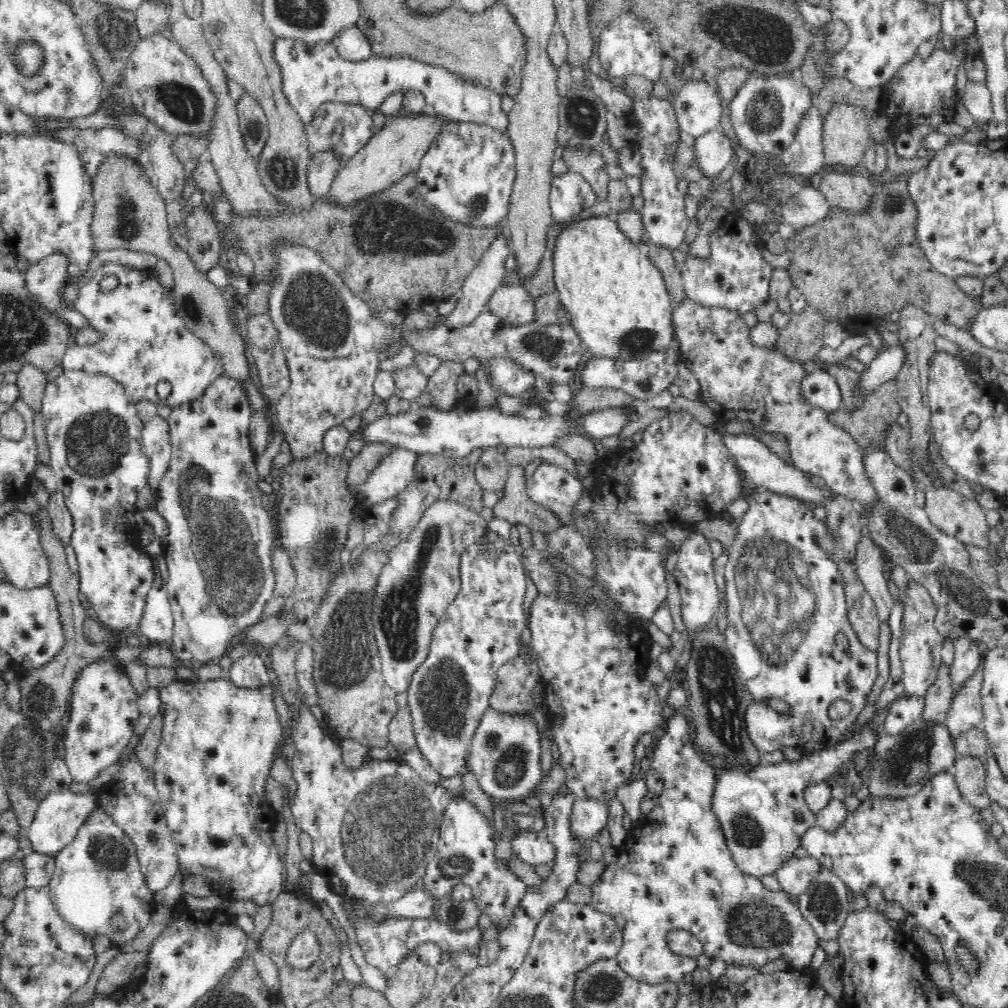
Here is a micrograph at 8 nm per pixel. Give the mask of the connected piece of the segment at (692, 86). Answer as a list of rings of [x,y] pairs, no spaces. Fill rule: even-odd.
[[[691,81],[684,83],[671,96],[682,132],[695,139],[707,132],[719,129],[722,100],[710,82]]]

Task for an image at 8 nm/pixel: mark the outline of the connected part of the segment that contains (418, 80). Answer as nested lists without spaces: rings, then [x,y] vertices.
[[[278,39],[277,44],[275,45],[275,56],[277,62],[281,65],[283,69],[283,78],[284,78],[284,93],[287,95],[287,98],[291,100],[291,104],[296,108],[296,111],[299,113],[299,116],[303,119],[304,124],[307,124],[309,120],[312,120],[314,113],[319,109],[321,105],[324,105],[324,102],[348,102],[349,104],[358,104],[364,106],[370,112],[379,111],[380,106],[385,102],[385,99],[390,96],[393,92],[400,90],[402,93],[407,92],[410,89],[419,91],[425,97],[426,113],[427,115],[436,115],[446,118],[447,121],[456,121],[456,122],[469,122],[469,124],[480,124],[484,126],[489,126],[492,130],[497,130],[497,132],[506,133],[508,130],[508,121],[509,116],[504,113],[504,110],[501,108],[501,98],[502,96],[498,95],[493,88],[486,88],[480,86],[480,84],[475,84],[469,81],[463,81],[462,79],[448,73],[445,69],[440,67],[434,67],[426,65],[425,62],[420,61],[410,61],[410,59],[396,59],[396,58],[381,58],[372,56],[369,60],[362,60],[360,62],[349,62],[343,60],[336,48],[331,42],[318,41],[316,44],[306,45],[306,43],[301,41],[296,41],[293,39]]]

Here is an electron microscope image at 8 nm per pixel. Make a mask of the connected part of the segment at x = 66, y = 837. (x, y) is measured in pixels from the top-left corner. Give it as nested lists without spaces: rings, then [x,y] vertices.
[[[53,790],[46,796],[36,810],[36,816],[32,826],[27,830],[28,840],[32,852],[54,859],[55,856],[72,842],[78,829],[87,819],[87,816],[96,808],[96,796],[94,793],[72,794],[71,792],[58,792]]]

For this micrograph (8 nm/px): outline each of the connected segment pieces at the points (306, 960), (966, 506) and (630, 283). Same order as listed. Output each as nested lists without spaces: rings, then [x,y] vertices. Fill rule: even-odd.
[[[304,927],[293,938],[286,960],[294,969],[308,969],[318,961],[322,954],[318,933],[312,931],[310,927]]]
[[[956,487],[952,488],[926,488],[924,489],[924,511],[928,515],[930,523],[944,535],[956,538],[966,544],[967,547],[986,550],[990,544],[988,537],[990,527],[988,525],[984,508],[978,502],[966,499],[958,493]]]
[[[609,214],[572,222],[560,232],[549,256],[553,261],[556,292],[589,355],[640,360],[673,342],[672,299],[662,273],[652,264],[646,250],[631,244],[617,228]]]

